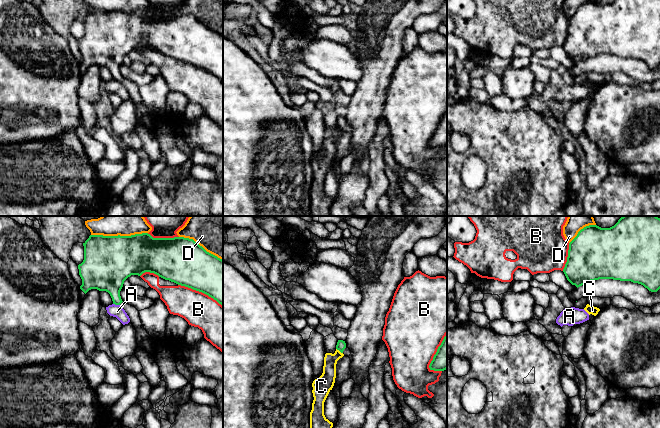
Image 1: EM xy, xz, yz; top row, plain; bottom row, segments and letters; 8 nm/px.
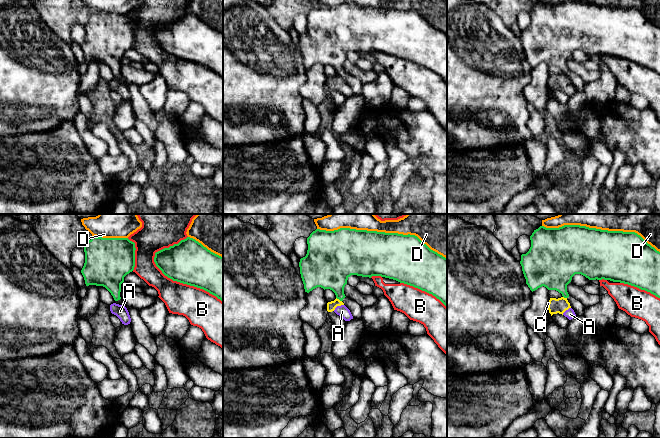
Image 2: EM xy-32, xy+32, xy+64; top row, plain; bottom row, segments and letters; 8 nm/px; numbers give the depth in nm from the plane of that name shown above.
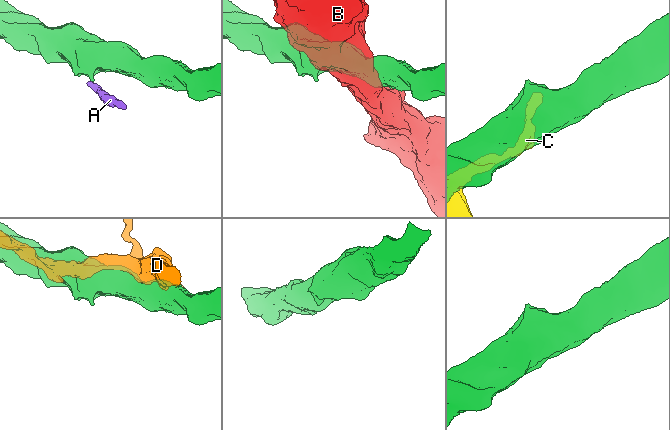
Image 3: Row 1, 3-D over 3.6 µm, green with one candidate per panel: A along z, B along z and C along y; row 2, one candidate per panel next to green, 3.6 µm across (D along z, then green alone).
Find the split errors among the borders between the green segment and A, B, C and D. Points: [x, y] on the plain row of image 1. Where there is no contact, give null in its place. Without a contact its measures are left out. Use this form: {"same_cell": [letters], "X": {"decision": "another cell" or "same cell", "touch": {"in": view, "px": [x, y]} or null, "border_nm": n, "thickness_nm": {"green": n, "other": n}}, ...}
{"same_cell": [], "A": {"decision": "another cell", "touch": {"in": "xy", "px": [116, 80]}, "border_nm": 60, "thickness_nm": {"green": 280, "other": 100}}, "B": {"decision": "another cell", "touch": {"in": "xy", "px": [200, 67]}, "border_nm": 400, "thickness_nm": {"green": 360, "other": 280}}, "C": {"decision": "another cell", "touch": {"in": "xz", "px": [339, 126]}, "border_nm": 70, "thickness_nm": {"green": 80, "other": 120}}, "D": {"decision": "another cell", "touch": {"in": "xy", "px": [119, 11]}, "border_nm": 460, "thickness_nm": {"green": 400, "other": 100}}}

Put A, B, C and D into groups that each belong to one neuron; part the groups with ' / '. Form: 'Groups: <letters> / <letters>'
Groups: A C / B / D

